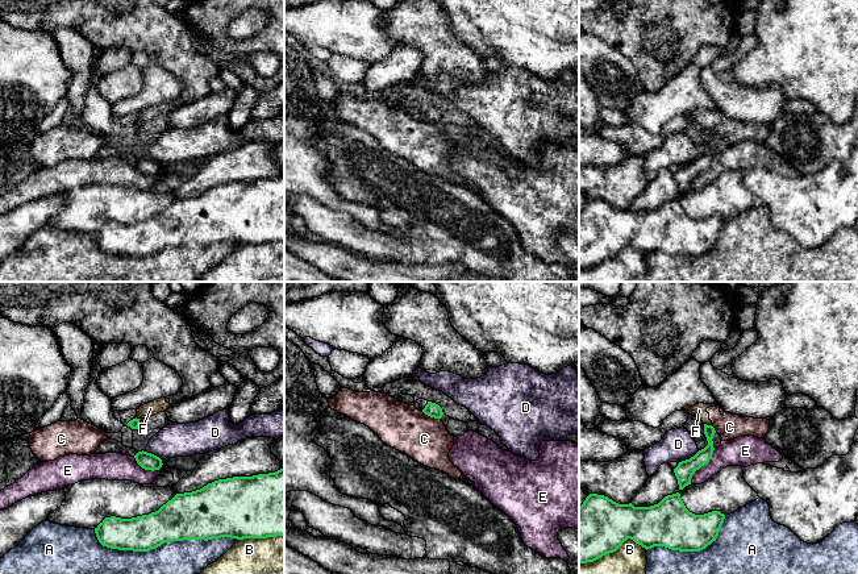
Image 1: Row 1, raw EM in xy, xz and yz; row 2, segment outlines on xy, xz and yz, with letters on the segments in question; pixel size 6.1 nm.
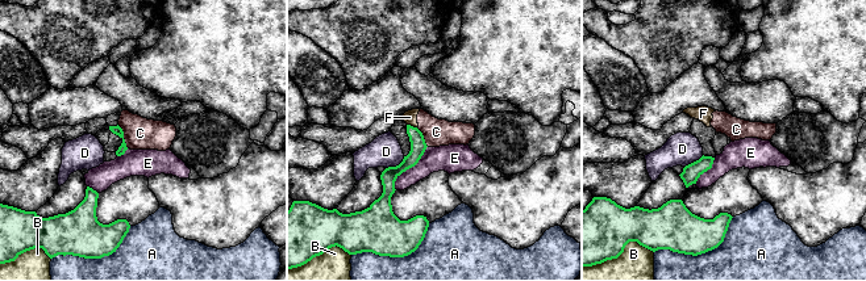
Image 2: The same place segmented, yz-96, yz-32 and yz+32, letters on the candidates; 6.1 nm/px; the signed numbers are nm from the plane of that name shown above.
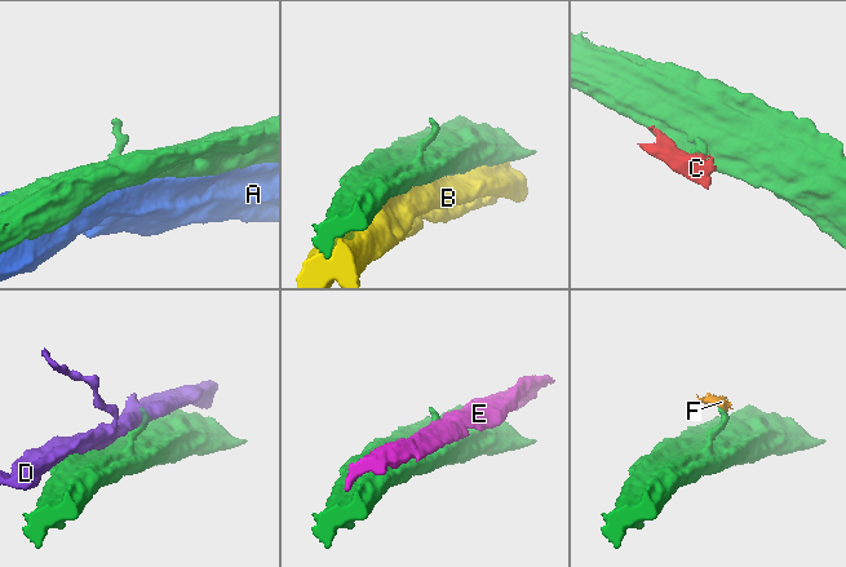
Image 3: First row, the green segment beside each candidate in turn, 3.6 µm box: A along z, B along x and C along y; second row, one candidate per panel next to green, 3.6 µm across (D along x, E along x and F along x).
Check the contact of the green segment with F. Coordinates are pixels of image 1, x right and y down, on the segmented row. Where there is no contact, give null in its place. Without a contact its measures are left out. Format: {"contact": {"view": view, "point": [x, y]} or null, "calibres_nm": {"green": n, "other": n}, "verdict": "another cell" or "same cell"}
{"contact": {"view": "yz", "point": [708, 425]}, "calibres_nm": {"green": 90, "other": 80}, "verdict": "another cell"}

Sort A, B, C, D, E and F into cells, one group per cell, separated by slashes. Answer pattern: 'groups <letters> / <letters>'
groups A / B / C F / D / E

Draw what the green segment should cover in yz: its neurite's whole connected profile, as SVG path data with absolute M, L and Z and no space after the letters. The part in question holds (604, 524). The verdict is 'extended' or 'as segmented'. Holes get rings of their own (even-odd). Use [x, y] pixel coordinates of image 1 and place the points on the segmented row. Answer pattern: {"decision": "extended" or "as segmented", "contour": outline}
{"decision": "as segmented", "contour": "M679 492L650 507L618 504L608 496L590 494L579 507L579 562L613 553L628 538L646 550L665 546L700 552L716 541L724 519L720 511L690 512Z"}

